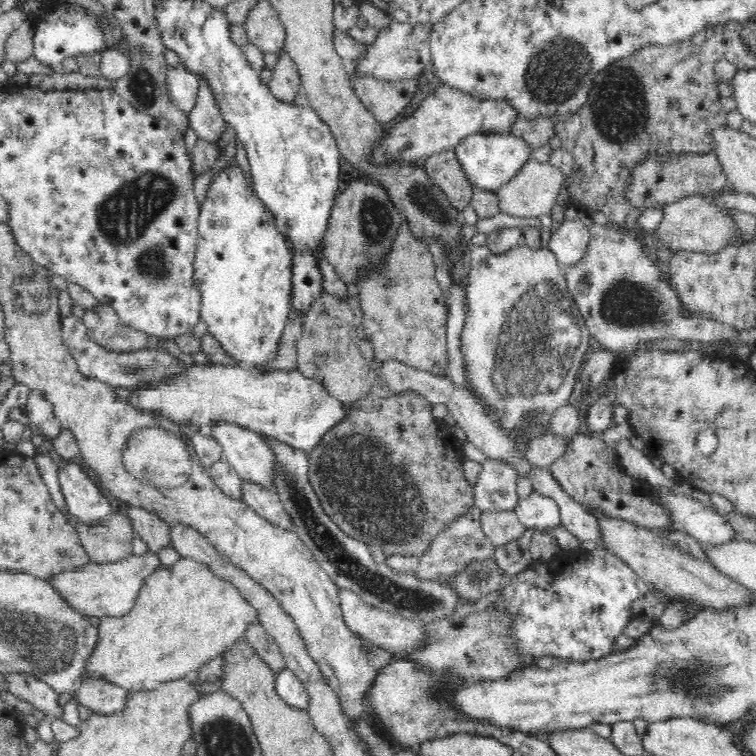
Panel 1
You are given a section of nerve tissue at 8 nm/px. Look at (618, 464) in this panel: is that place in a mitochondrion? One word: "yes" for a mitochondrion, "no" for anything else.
no

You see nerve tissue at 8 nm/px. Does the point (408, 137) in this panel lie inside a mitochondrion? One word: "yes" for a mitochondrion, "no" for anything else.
no

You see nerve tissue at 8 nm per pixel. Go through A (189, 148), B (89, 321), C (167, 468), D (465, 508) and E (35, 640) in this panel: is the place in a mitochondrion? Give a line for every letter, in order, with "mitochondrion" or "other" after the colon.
A: other
B: other
C: mitochondrion
D: other
E: mitochondrion

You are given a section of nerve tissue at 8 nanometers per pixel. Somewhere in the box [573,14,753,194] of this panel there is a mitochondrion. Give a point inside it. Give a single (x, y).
(619, 109)

